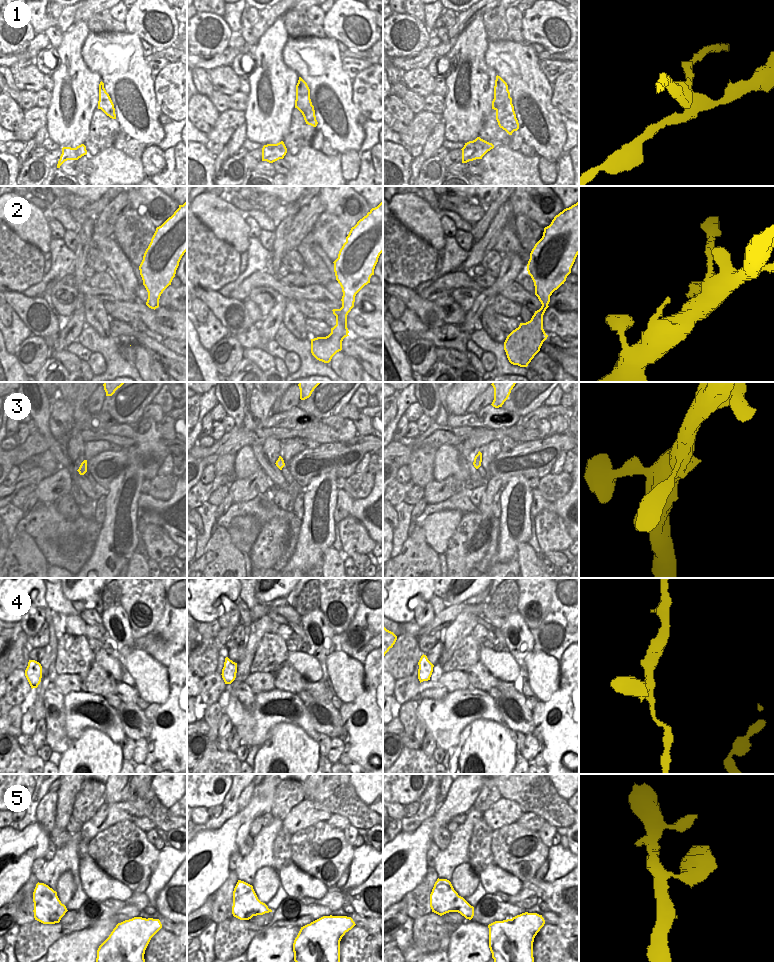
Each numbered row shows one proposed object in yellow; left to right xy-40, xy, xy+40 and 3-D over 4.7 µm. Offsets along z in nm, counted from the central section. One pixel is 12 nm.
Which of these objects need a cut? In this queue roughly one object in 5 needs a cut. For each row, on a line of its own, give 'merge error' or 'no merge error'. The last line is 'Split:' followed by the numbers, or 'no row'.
1: merge error
2: no merge error
3: no merge error
4: no merge error
5: no merge error
Split: 1

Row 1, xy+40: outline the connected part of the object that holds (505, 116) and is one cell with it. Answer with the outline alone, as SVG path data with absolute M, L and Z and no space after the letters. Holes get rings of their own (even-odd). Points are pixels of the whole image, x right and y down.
M511 97L506 100L505 107L500 107L499 110L496 111L496 120L499 127L505 130L509 135L512 135L514 131L519 129L519 123L516 118Z

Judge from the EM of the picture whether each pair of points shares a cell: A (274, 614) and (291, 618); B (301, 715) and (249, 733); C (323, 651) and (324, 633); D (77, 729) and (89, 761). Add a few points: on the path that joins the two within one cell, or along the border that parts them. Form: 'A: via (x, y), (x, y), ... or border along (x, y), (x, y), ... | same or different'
A: via (278, 614), (287, 615) | same
B: via (288, 716), (266, 716), (262, 720) | same
C: via (323, 647), (324, 637) | same
D: border along (103, 732), (87, 728), (71, 742) | different

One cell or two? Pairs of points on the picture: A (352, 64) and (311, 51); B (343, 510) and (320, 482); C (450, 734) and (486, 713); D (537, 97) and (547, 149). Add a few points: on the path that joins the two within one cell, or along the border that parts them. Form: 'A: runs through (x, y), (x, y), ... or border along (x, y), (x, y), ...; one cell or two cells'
A: border along (341, 57), (342, 68), (351, 80); two cells
B: border along (338, 489), (334, 510), (334, 523); two cells
C: runs through (458, 725), (466, 717), (477, 715); one cell
D: runs through (542, 110), (547, 117), (552, 136); one cell

